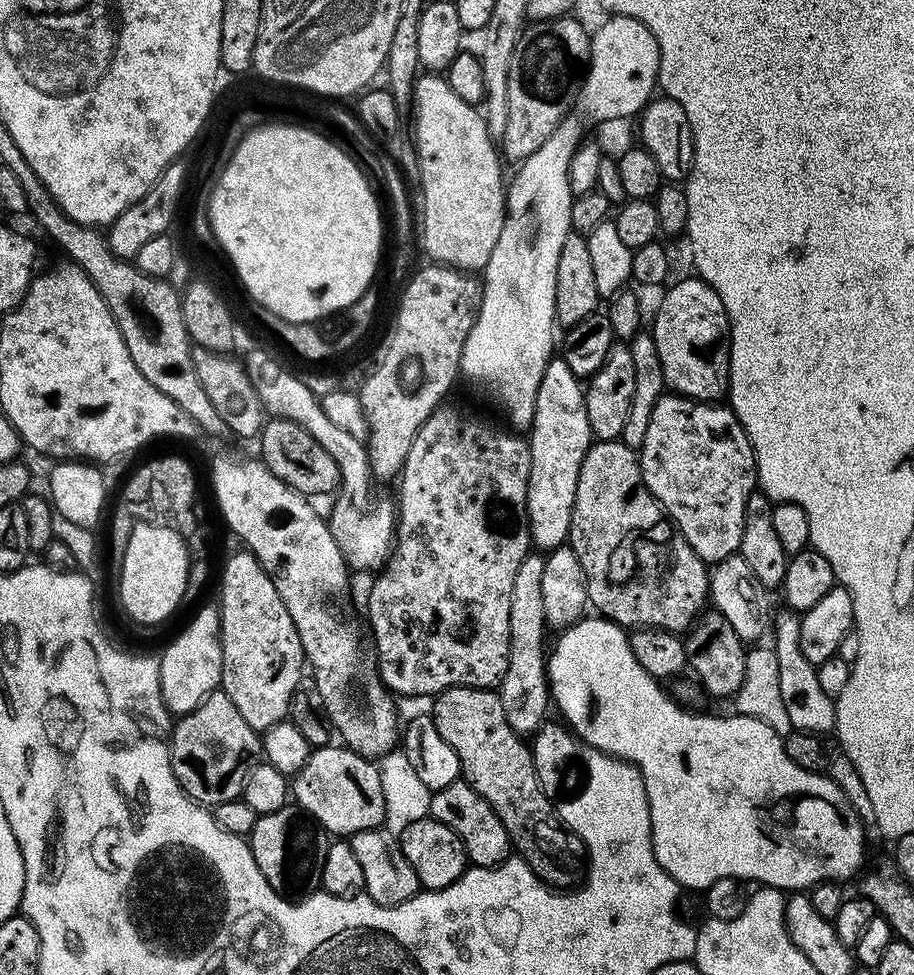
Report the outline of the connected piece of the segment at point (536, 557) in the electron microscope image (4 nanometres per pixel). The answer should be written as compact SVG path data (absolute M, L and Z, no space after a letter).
M529 551L518 566L514 587L510 589L510 650L508 669L500 679L498 691L506 722L522 738L531 737L545 723L550 708L550 685L546 667L546 644L544 632L546 621L542 610L542 574L546 571L544 556L539 551Z

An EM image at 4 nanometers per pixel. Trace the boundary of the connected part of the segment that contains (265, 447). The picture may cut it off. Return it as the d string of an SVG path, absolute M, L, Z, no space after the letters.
M275 418L265 419L264 426L258 437L260 443L259 459L264 461L267 468L286 486L290 486L295 492L301 492L309 498L324 496L335 493L340 487L340 471L338 462L330 458L326 450L298 422L289 420L278 420Z

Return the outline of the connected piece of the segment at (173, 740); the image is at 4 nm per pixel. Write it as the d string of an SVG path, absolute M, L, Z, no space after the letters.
M223 690L211 692L194 710L183 713L171 725L168 753L174 778L189 798L215 806L243 797L250 770L262 760L262 736L238 714Z

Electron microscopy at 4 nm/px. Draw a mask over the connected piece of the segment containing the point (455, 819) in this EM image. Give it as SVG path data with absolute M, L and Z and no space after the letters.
M463 778L433 792L429 810L431 819L442 822L442 826L450 826L450 830L458 834L464 853L468 855L469 865L477 868L496 868L509 859L513 851L512 840L508 837L506 826L502 826L502 818L494 814L490 802L486 802L486 798L475 792Z

